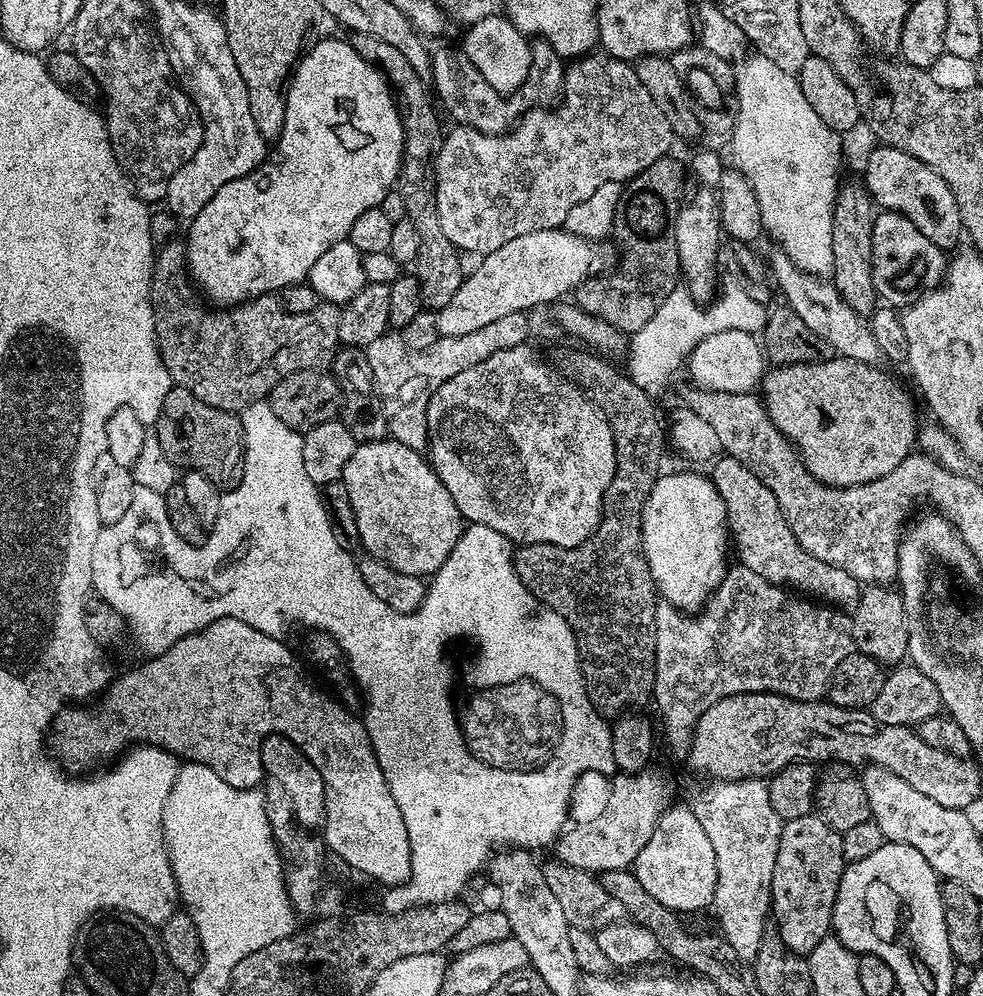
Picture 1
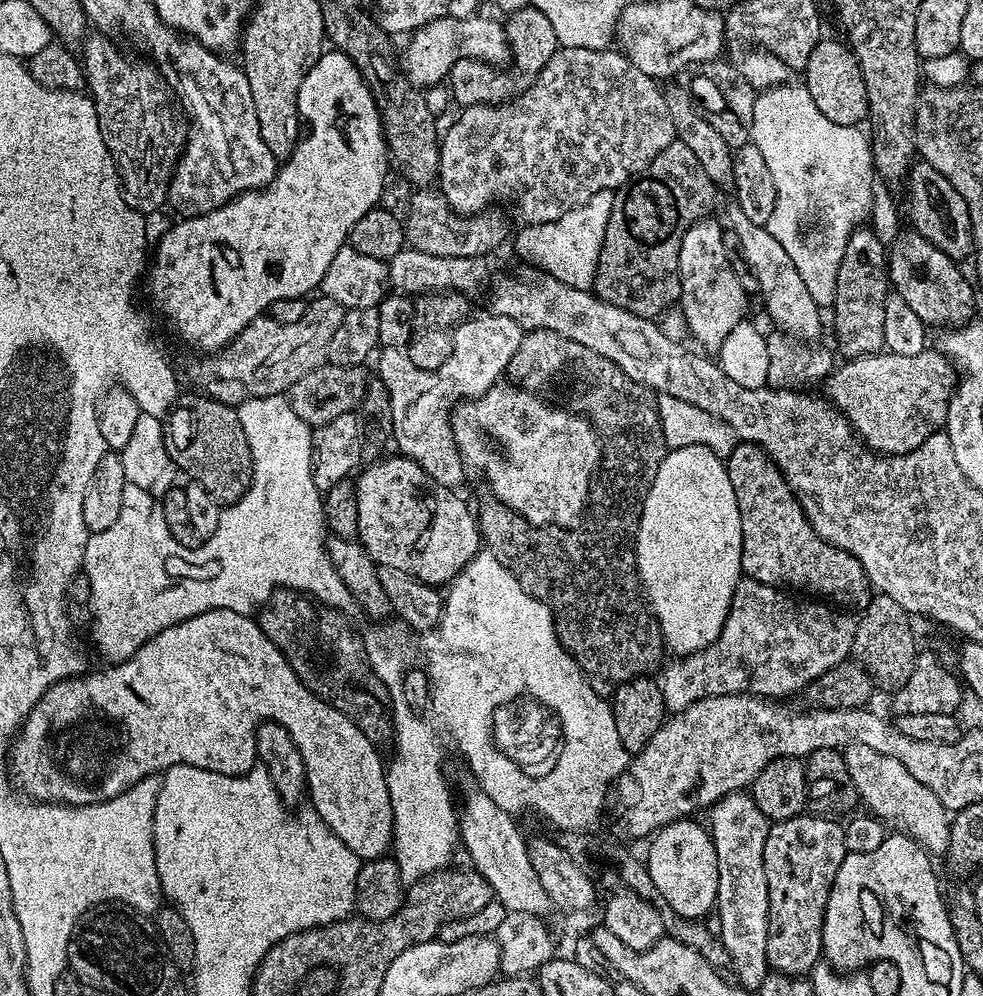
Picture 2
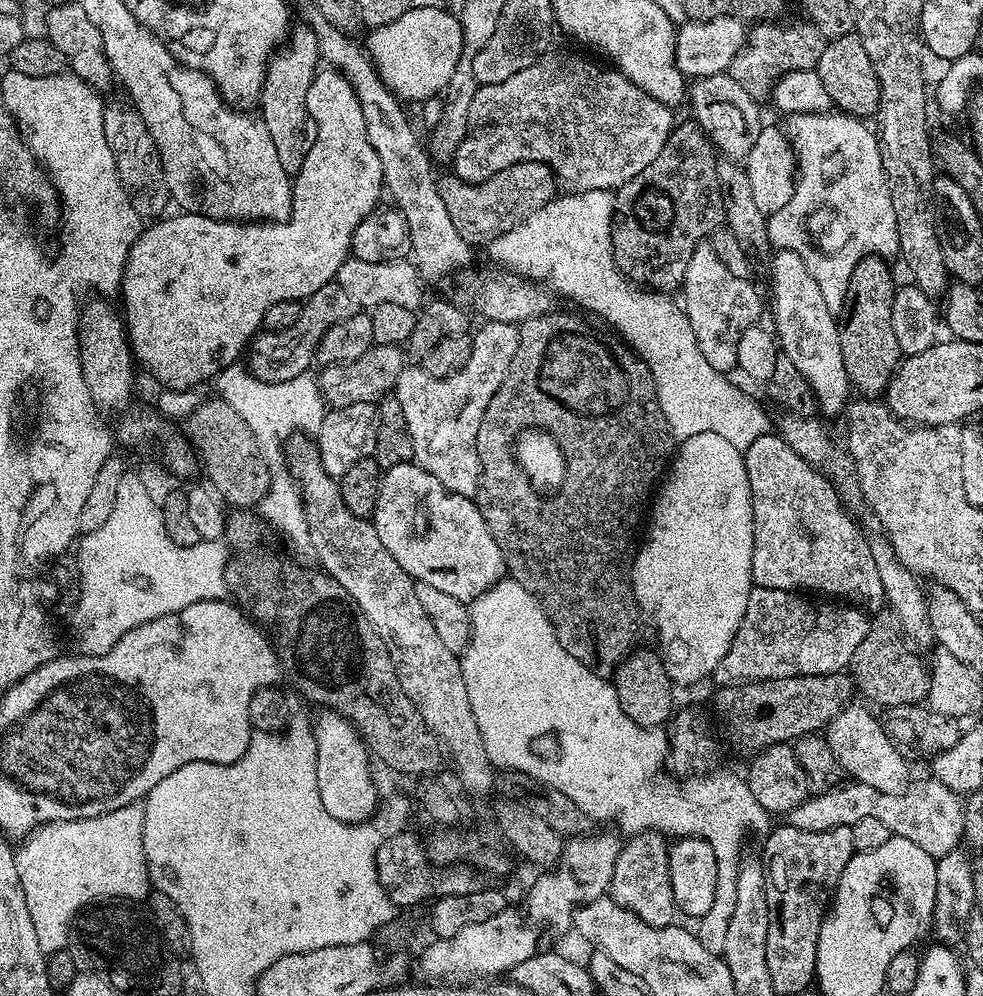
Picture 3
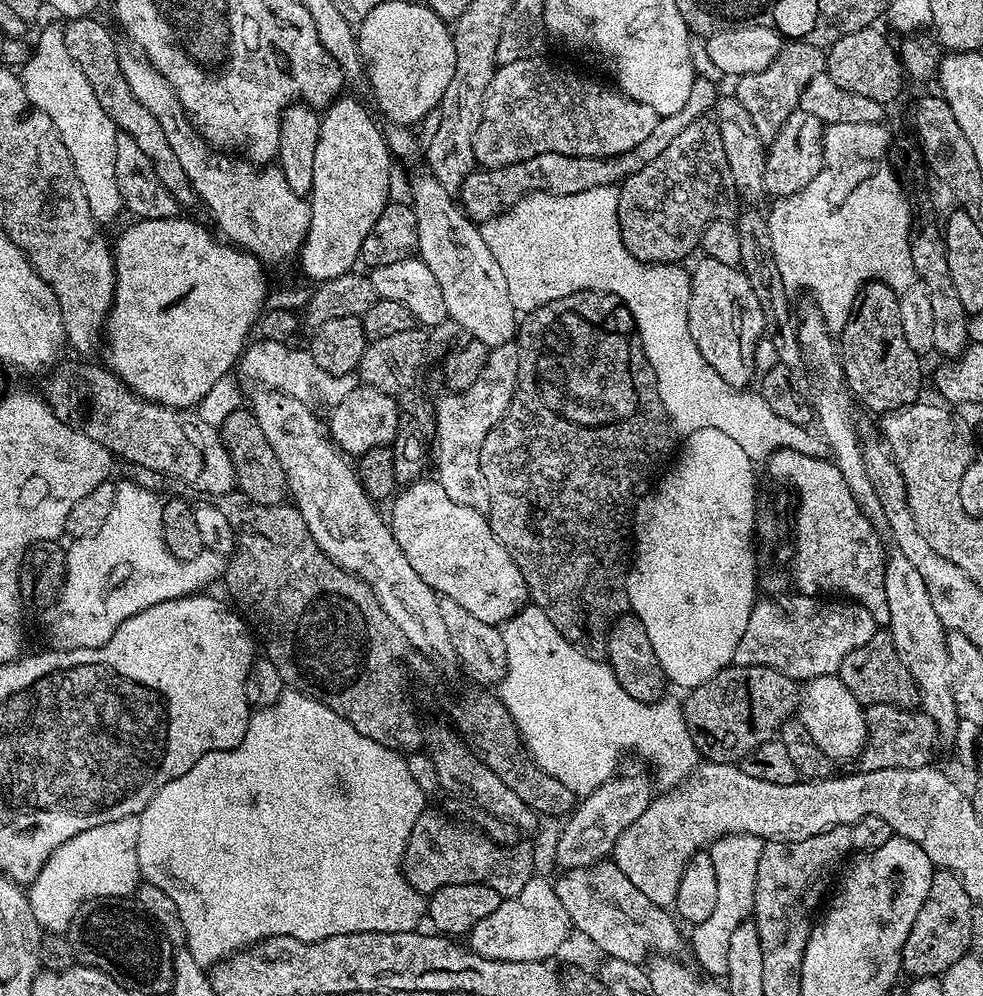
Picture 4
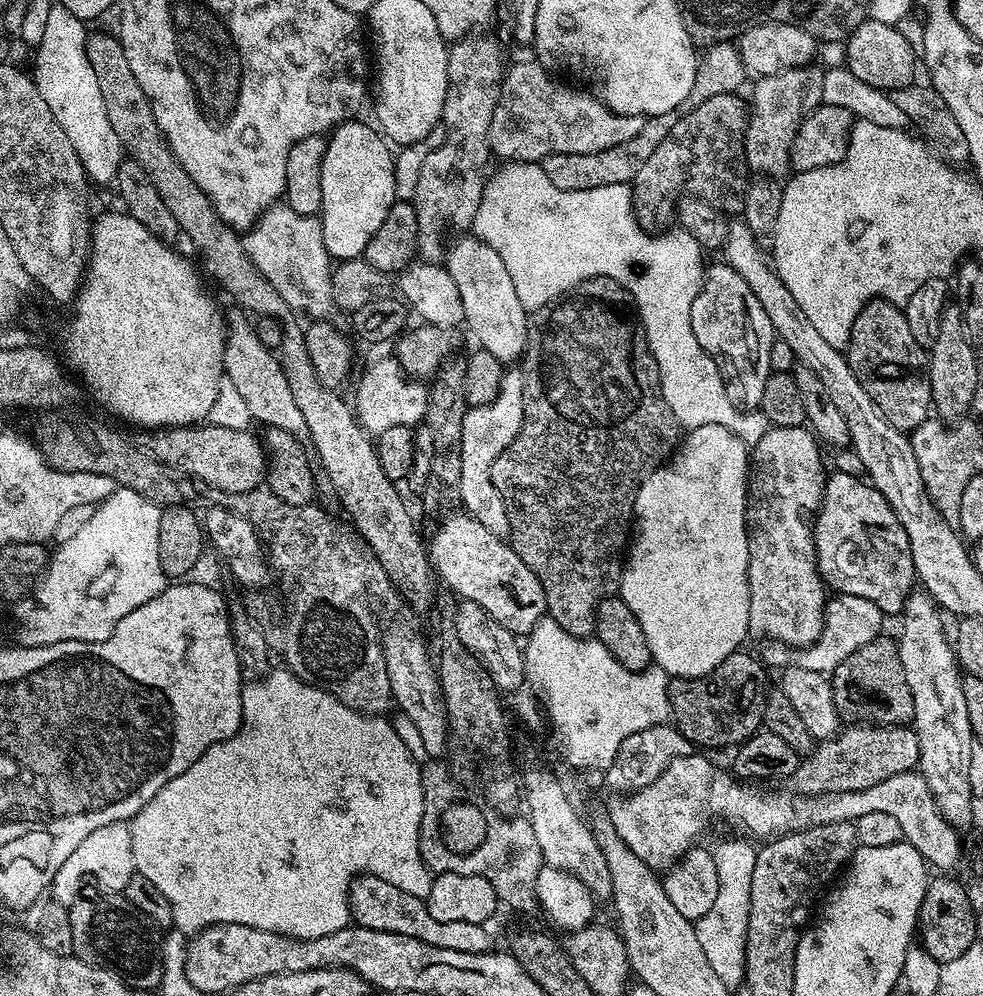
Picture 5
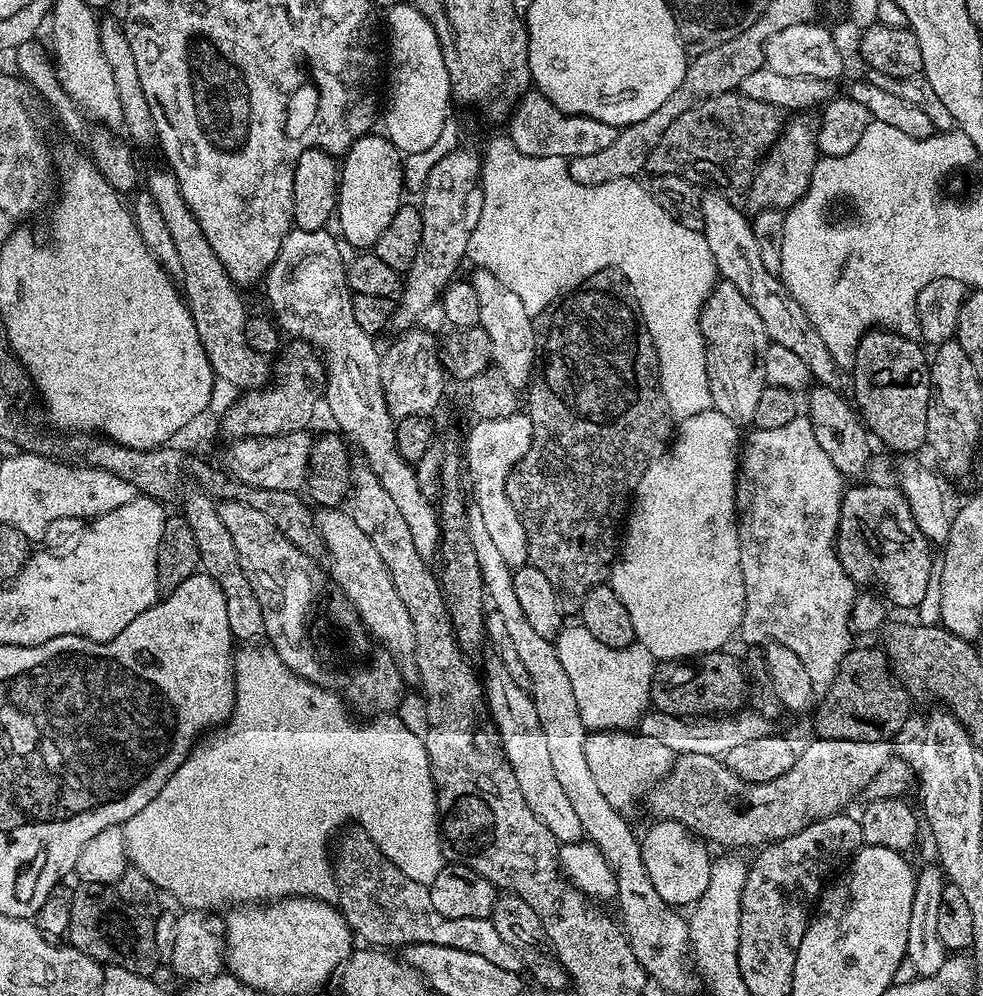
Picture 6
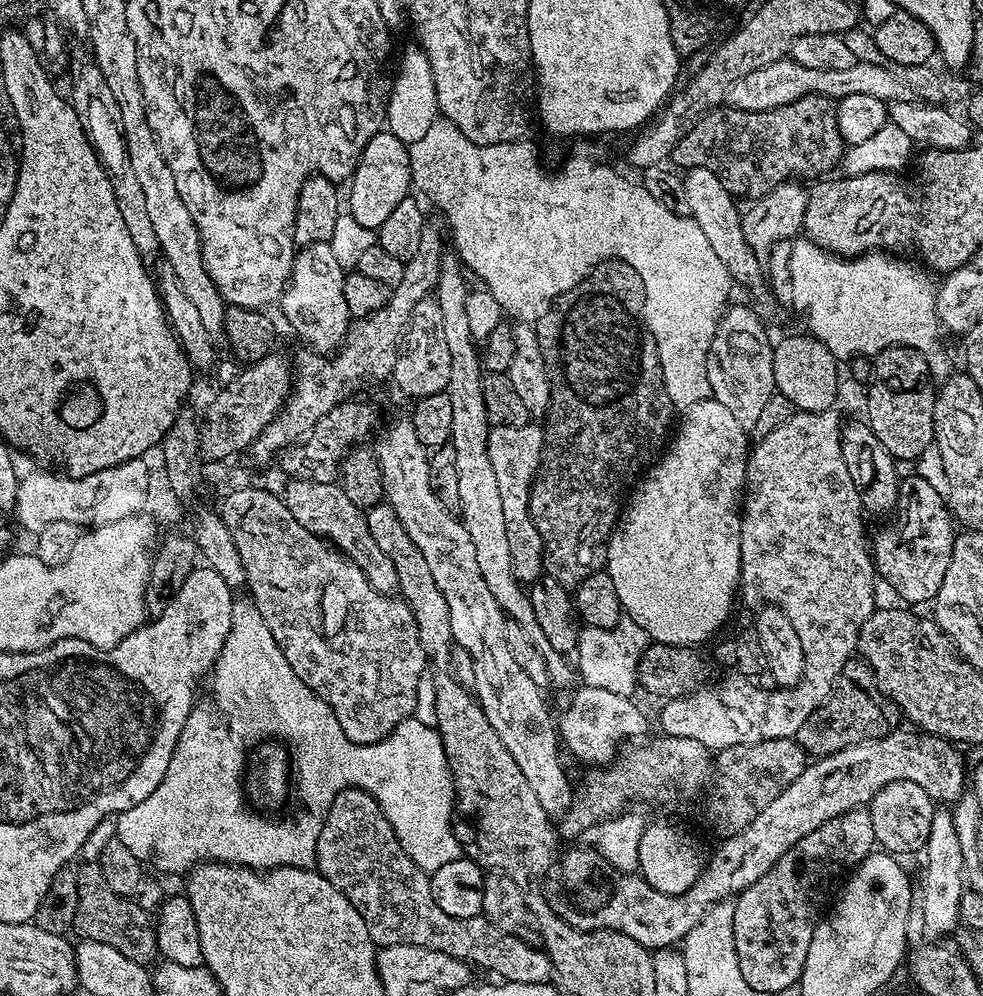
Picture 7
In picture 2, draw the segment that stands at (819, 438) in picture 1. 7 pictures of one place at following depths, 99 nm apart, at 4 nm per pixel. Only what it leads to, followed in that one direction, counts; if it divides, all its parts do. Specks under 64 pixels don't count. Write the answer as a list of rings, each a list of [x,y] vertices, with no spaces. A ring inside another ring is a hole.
[[[887,350],[870,356],[854,356],[843,361],[844,365],[833,367],[828,375],[827,399],[843,412],[857,437],[871,451],[886,456],[901,456],[926,442],[935,432],[944,428],[948,417],[948,403],[952,390],[958,383],[954,365],[943,352],[925,350],[918,354],[894,354]]]

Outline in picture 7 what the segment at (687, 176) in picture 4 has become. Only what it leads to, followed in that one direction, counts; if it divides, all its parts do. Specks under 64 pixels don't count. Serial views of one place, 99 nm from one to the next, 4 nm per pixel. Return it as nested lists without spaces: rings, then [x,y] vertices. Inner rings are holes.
[[[803,96],[798,102],[778,106],[765,112],[743,112],[737,108],[717,106],[711,112],[704,113],[690,131],[672,147],[671,163],[677,169],[705,168],[710,170],[722,182],[733,197],[764,196],[772,188],[784,181],[795,181],[800,176],[820,178],[832,167],[841,163],[846,151],[844,139],[840,136],[836,110],[833,101],[826,96]]]

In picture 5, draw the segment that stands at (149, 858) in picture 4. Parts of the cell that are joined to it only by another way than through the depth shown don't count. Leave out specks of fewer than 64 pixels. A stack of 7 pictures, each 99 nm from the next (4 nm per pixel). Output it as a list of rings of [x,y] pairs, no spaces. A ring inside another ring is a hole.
[[[287,670],[276,671],[269,671],[263,680],[254,680],[245,683],[241,687],[242,722],[239,730],[230,739],[210,746],[210,750],[206,750],[206,754],[202,754],[202,758],[198,758],[198,762],[194,762],[194,766],[190,766],[190,770],[178,774],[178,778],[170,778],[170,782],[166,782],[166,786],[162,786],[162,790],[158,790],[158,794],[154,794],[154,798],[150,798],[150,802],[146,802],[146,806],[142,806],[142,810],[138,810],[138,814],[132,817],[130,821],[130,838],[132,839],[134,866],[137,873],[150,878],[150,882],[154,882],[154,886],[158,886],[158,894],[162,894],[162,898],[166,898],[166,902],[170,902],[174,927],[189,938],[195,936],[196,933],[201,932],[204,928],[209,928],[215,924],[241,924],[242,926],[250,926],[258,930],[280,932],[284,936],[294,936],[298,940],[313,940],[314,938],[322,938],[326,934],[334,934],[338,930],[349,927],[352,920],[352,910],[348,905],[348,891],[352,881],[356,877],[365,874],[382,878],[386,882],[390,882],[390,886],[398,886],[398,890],[406,890],[406,894],[414,894],[414,898],[419,900],[427,901],[430,894],[434,873],[424,865],[424,859],[420,853],[420,827],[422,826],[422,814],[424,813],[424,791],[422,790],[422,778],[420,777],[421,765],[416,763],[414,758],[411,757],[410,751],[407,750],[405,743],[402,742],[401,738],[398,738],[393,721],[385,718],[383,715],[370,716],[367,712],[356,712],[350,706],[346,706],[340,701],[337,696],[332,696],[329,692],[324,692],[321,688],[314,687],[313,684],[302,682],[293,672]]]

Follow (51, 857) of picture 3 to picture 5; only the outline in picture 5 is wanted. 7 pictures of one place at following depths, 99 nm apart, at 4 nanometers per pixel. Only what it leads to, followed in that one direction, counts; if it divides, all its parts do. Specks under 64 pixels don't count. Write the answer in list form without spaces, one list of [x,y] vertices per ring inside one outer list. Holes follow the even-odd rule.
[[[114,822],[110,826],[102,826],[102,830],[94,830],[66,862],[62,862],[62,870],[52,880],[50,889],[51,899],[58,901],[62,905],[70,905],[75,902],[76,897],[81,895],[84,884],[84,876],[89,876],[92,880],[97,880],[101,884],[103,891],[108,894],[123,893],[126,882],[130,882],[132,876],[137,875],[134,866],[134,850],[132,849],[132,839],[130,838],[130,827],[125,822]]]

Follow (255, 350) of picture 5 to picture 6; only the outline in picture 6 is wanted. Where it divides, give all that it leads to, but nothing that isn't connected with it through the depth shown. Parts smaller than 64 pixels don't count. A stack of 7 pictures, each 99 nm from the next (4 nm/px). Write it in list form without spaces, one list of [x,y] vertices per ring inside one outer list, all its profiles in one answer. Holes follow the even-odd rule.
[[[171,170],[163,171],[149,174],[146,191],[154,198],[162,218],[166,221],[166,227],[174,238],[178,263],[182,265],[182,274],[178,277],[182,285],[182,295],[194,318],[202,350],[206,350],[206,358],[215,379],[230,382],[238,390],[261,388],[269,381],[270,364],[269,361],[264,361],[267,360],[265,353],[256,352],[254,346],[250,346],[244,333],[250,316],[249,313],[244,313],[241,289],[224,269],[218,254],[214,254],[210,242],[206,242],[206,234],[202,234],[198,218],[194,218],[190,206],[182,198],[176,175]]]

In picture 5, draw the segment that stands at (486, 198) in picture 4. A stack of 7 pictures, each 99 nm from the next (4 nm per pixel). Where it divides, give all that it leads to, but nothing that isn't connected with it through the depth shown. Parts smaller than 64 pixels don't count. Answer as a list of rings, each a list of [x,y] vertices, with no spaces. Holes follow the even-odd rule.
[[[735,43],[713,44],[705,52],[708,53],[705,56],[703,53],[699,57],[696,66],[694,87],[675,110],[647,117],[642,130],[638,130],[638,134],[634,138],[629,138],[618,146],[610,146],[610,150],[598,150],[594,154],[554,154],[546,157],[542,161],[546,178],[550,178],[550,182],[554,186],[558,186],[558,190],[567,192],[598,190],[598,186],[631,185],[642,162],[646,162],[646,158],[650,158],[650,154],[654,154],[654,150],[658,150],[658,142],[662,142],[662,138],[666,138],[666,134],[672,129],[674,122],[678,122],[678,118],[690,114],[690,110],[694,110],[694,106],[706,102],[706,98],[714,98],[714,94],[735,93],[736,87],[743,82],[744,76],[746,77],[740,50]]]

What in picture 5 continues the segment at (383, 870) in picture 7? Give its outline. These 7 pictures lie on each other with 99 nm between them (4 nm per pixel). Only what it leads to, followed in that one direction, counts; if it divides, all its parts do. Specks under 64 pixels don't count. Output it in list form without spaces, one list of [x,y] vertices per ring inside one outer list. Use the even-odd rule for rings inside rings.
[[[365,874],[356,877],[348,891],[348,905],[352,910],[352,920],[362,928],[406,934],[410,938],[418,938],[430,946],[442,946],[446,950],[482,954],[491,952],[494,948],[492,936],[485,925],[474,922],[438,922],[430,918],[425,901],[414,898],[414,894],[406,894],[406,890],[398,890],[398,886],[390,886],[390,882],[377,876]]]

